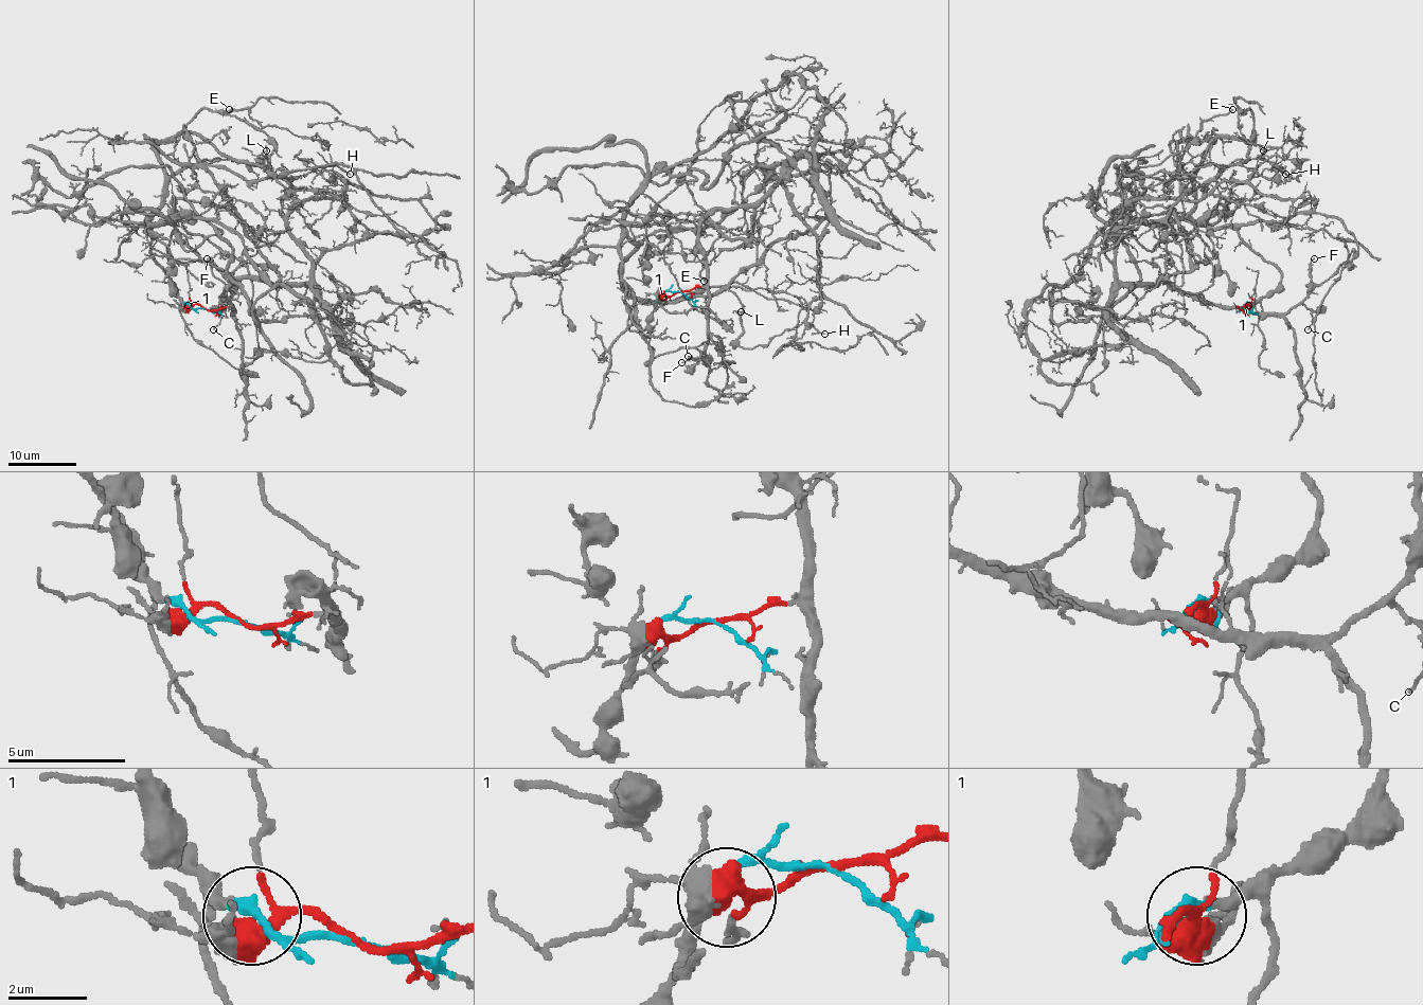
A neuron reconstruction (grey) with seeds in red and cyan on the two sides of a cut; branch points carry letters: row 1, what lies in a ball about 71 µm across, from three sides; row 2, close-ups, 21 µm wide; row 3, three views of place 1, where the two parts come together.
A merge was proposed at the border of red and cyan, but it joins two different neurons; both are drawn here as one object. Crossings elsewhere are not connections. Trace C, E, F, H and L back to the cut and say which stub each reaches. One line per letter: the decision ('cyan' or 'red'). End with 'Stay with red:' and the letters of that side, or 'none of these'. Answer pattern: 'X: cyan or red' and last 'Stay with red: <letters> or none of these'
C: red
E: red
F: red
H: cyan
L: cyan
Stay with red: C, E, F

